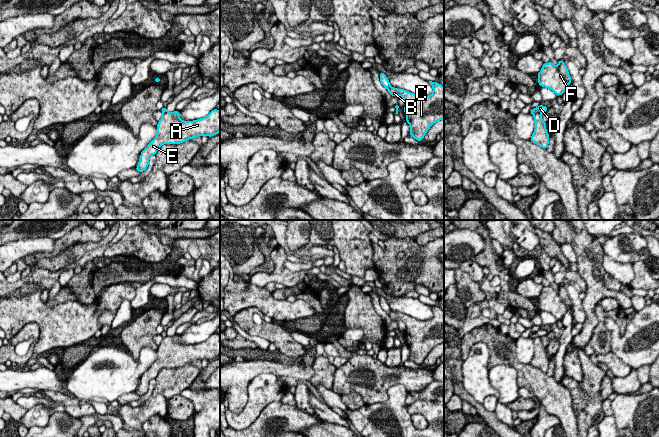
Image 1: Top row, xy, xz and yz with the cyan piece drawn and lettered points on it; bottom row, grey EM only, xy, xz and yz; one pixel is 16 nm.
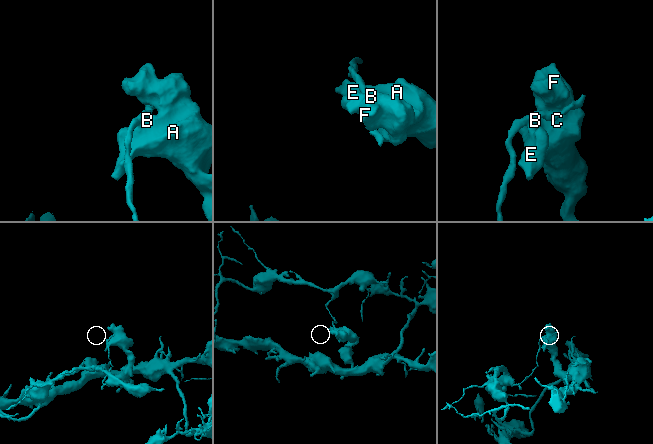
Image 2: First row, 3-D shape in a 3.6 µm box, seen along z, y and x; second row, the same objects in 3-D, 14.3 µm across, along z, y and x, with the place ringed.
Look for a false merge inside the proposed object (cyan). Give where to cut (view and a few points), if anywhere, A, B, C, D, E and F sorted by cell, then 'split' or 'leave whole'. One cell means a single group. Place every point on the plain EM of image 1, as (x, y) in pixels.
cut in yz along (540, 336), (534, 339); A B C E F / D; split

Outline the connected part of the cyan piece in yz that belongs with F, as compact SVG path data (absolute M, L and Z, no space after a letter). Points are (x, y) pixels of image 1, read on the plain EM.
M562 284L558 285L557 291L552 286L544 287L538 301L538 308L551 313L557 320L565 316L568 308L571 309L571 301Z

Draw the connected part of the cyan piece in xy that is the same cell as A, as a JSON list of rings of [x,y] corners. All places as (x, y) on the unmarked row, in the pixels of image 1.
[[[217,333],[212,334],[206,341],[194,345],[181,344],[177,334],[172,337],[166,336],[158,345],[157,359],[141,376],[136,394],[145,395],[149,389],[149,382],[156,379],[163,368],[179,368],[203,359],[211,361],[219,355],[220,335]]]

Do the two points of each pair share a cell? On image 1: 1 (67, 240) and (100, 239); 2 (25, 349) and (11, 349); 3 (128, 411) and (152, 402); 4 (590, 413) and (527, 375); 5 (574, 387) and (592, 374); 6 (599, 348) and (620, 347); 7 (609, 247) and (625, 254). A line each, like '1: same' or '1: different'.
1: same
2: same
3: same
4: different
5: same
6: different
7: same

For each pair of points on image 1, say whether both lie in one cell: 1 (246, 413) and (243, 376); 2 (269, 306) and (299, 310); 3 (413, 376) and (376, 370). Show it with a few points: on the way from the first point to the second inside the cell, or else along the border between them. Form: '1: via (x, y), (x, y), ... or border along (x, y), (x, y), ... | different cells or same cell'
1: border along (250, 382), (245, 406), (237, 413), (231, 412) | different cells
2: via (276, 309), (292, 310) | same cell
3: via (404, 375), (385, 373) | same cell

